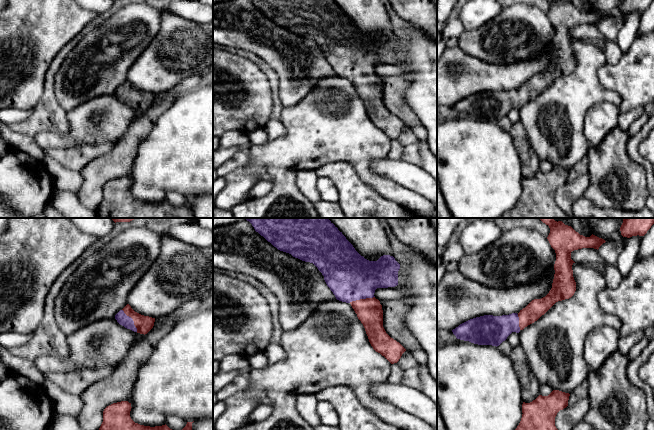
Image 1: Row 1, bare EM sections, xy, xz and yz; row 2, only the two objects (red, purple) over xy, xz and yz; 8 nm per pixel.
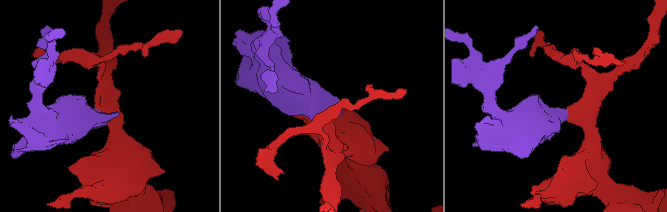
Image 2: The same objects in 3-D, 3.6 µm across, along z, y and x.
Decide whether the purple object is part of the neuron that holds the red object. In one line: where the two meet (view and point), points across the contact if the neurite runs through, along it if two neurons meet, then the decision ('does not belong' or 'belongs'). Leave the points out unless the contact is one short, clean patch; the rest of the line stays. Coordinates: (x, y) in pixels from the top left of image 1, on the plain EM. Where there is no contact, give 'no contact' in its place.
meets red in xz at (361, 75); runs through xz (369, 87), (361, 75), (358, 64), (351, 53); belongs

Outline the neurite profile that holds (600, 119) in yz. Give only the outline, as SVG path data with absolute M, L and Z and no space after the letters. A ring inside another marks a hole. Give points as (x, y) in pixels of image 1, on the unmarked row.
M611 102L595 104L587 111L583 132L589 147L598 146L617 127L620 114L618 105Z

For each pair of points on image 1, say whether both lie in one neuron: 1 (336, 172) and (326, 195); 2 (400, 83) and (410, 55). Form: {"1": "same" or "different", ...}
{"1": "different", "2": "different"}

